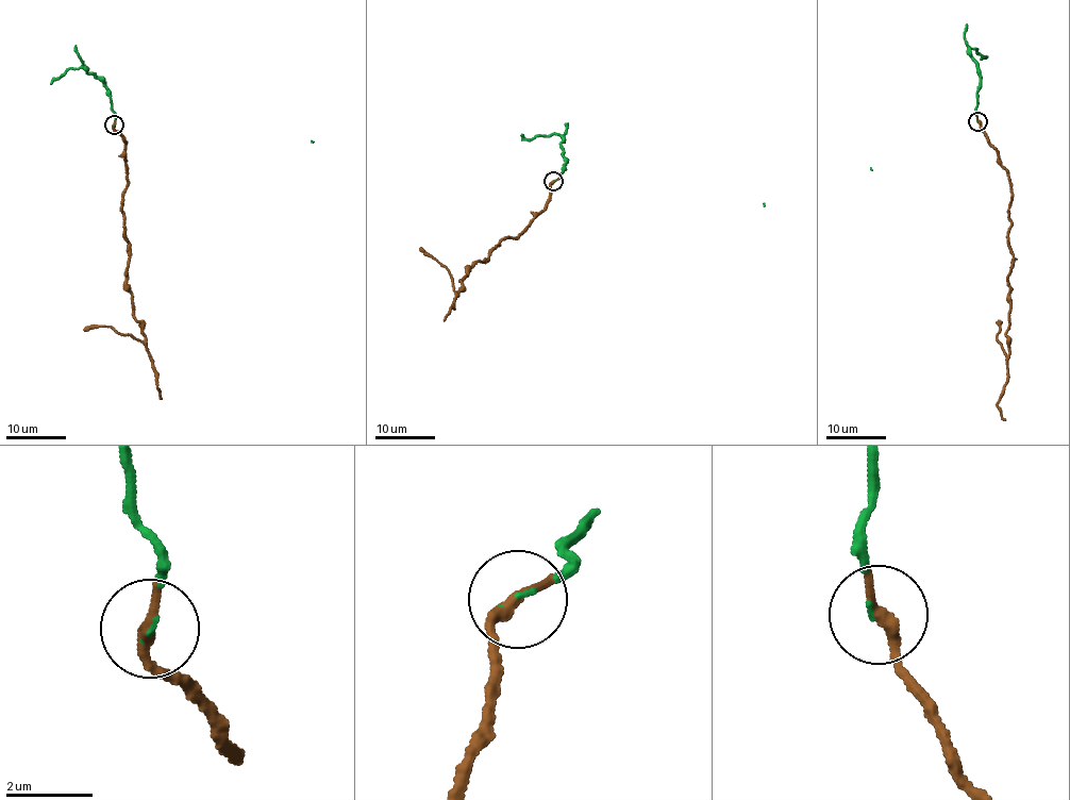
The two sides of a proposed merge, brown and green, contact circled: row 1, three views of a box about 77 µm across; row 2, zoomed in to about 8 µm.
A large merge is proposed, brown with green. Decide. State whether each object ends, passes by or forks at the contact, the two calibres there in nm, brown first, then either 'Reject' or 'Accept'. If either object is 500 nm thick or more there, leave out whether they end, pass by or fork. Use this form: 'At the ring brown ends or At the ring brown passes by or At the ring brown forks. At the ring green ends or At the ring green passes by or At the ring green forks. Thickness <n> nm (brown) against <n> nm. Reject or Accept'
At the ring brown passes by. At the ring green ends. Thickness 240 nm (brown) against 40 nm. Accept

